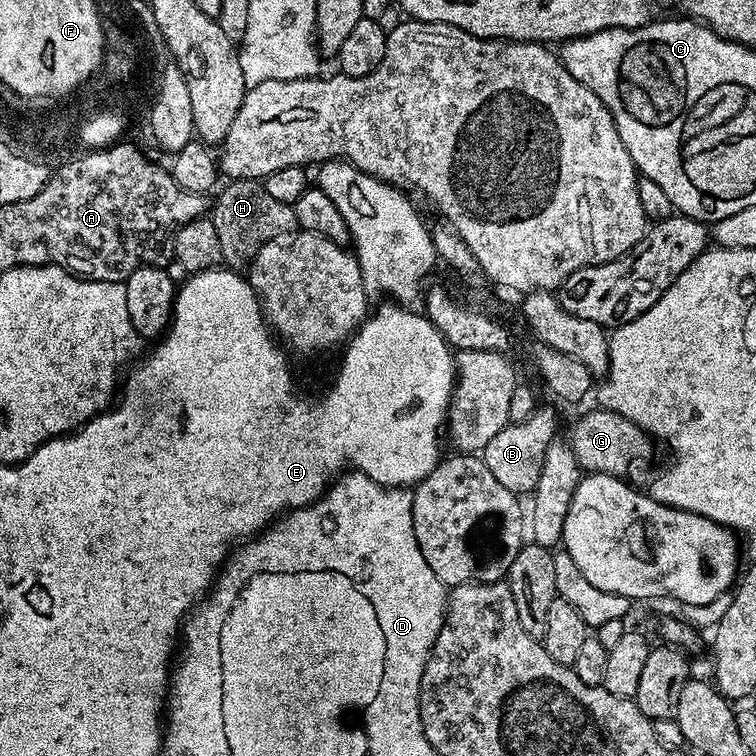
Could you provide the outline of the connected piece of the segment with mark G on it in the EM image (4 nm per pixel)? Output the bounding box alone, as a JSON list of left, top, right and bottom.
[570,410,652,477]

